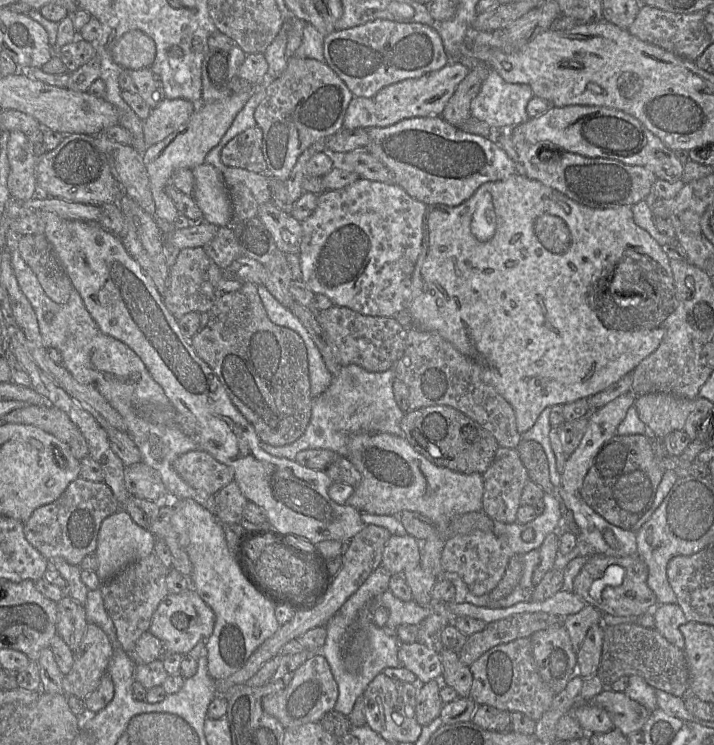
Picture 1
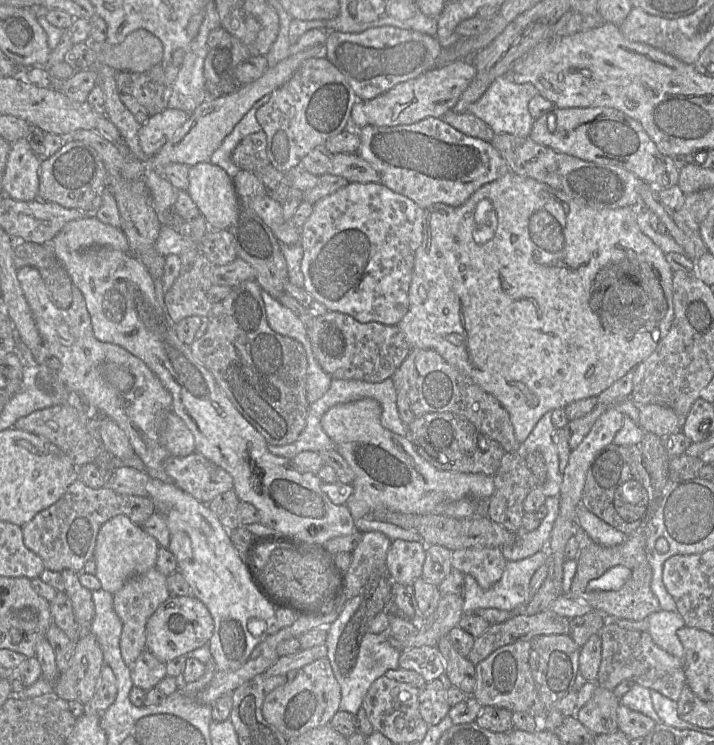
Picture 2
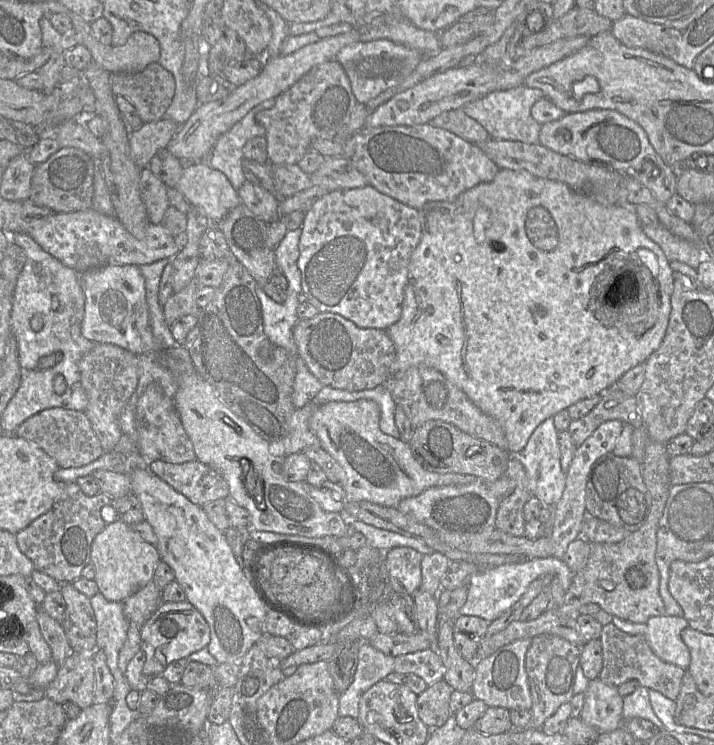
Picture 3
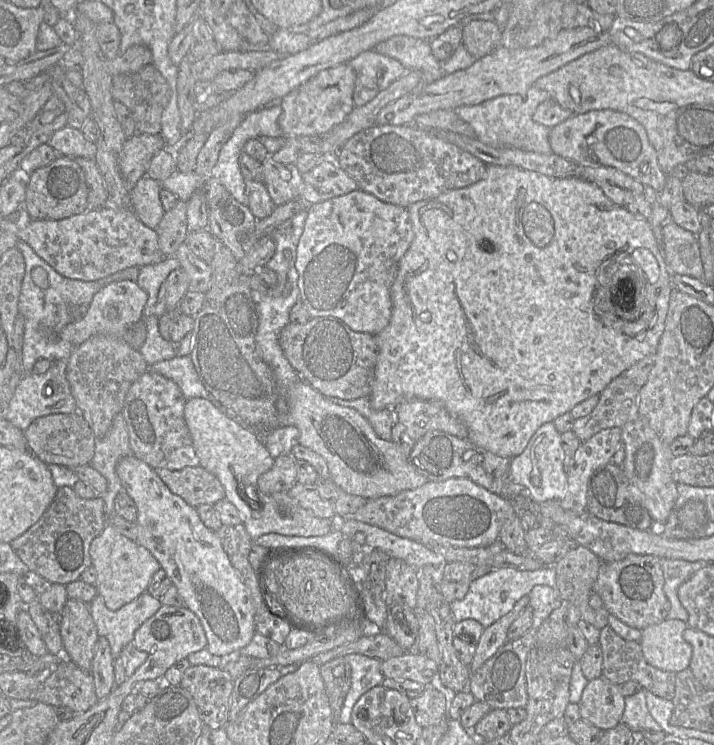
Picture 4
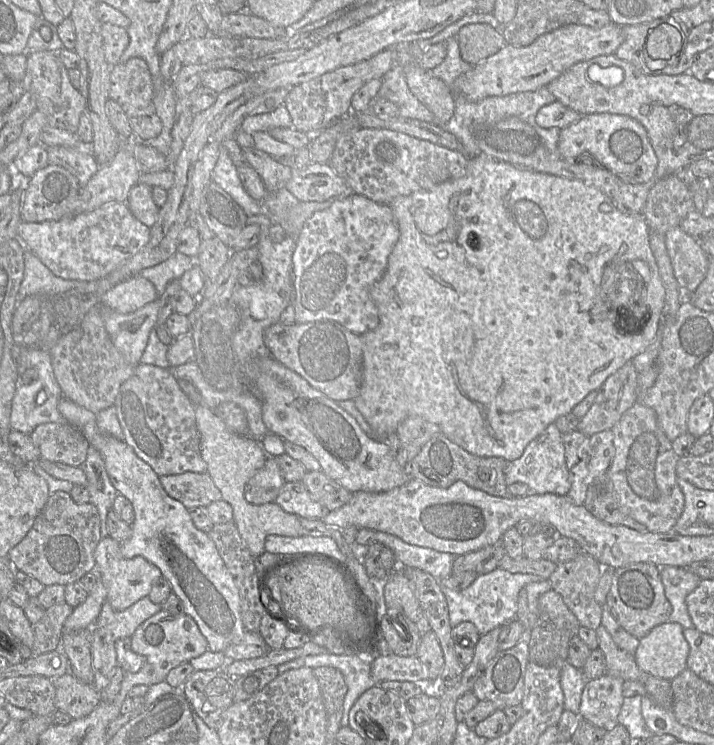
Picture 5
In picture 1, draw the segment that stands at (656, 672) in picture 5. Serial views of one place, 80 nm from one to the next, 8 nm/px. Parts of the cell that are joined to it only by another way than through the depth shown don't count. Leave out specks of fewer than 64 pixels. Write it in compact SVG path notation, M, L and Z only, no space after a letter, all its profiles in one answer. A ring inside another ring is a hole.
M660 604L653 610L655 629L679 649L684 647L684 637L679 627L687 621L682 609L676 604Z

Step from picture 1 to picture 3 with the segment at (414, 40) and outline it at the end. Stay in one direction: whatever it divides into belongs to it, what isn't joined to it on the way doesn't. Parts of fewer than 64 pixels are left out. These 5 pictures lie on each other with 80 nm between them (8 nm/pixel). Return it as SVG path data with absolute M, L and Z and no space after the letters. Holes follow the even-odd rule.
M379 39L345 46L337 53L335 60L344 68L357 102L366 103L401 83L416 69L422 58L423 55L415 49L388 39Z

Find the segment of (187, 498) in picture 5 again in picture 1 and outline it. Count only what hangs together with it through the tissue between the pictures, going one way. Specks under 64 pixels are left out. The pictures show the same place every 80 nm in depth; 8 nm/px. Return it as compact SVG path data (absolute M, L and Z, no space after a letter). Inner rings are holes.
M201 449L177 457L173 468L188 485L212 496L235 479L231 467Z

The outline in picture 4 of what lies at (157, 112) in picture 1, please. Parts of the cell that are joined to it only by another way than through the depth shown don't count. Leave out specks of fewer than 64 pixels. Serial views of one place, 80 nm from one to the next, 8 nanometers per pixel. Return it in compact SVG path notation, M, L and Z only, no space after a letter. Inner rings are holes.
M137 133L126 141L120 155L119 168L131 191L146 175L152 157L165 148L165 141L160 134Z

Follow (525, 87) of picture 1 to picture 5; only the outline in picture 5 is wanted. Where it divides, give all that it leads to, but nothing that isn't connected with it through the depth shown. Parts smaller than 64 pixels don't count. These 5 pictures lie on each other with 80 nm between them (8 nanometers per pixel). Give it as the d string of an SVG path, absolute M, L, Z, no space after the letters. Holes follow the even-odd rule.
M541 87L535 91L517 92L502 96L490 96L482 100L472 101L461 95L455 94L454 115L442 127L452 133L463 145L463 153L469 157L481 154L473 135L473 127L481 124L490 124L498 122L510 116L516 116L532 126L542 139L547 150L554 156L559 156L558 140L561 129L557 127L545 128L536 122L536 114L539 109L556 101L547 87Z

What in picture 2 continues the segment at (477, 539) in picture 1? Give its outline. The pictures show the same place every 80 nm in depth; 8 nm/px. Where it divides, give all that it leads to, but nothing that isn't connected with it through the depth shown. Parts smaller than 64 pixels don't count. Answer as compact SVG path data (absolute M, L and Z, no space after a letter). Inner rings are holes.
M467 548L453 551L453 569L473 576L483 589L489 589L500 580L507 560L502 548Z

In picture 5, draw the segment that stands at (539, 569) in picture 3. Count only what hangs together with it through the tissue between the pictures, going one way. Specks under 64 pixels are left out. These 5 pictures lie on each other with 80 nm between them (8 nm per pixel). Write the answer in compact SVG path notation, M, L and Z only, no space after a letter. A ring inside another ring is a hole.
M497 568L490 573L478 575L475 581L462 591L442 587L445 595L449 621L452 628L462 622L472 622L480 635L484 635L496 627L503 626L517 617L518 597L522 588L529 583L544 580L534 574L510 573Z

